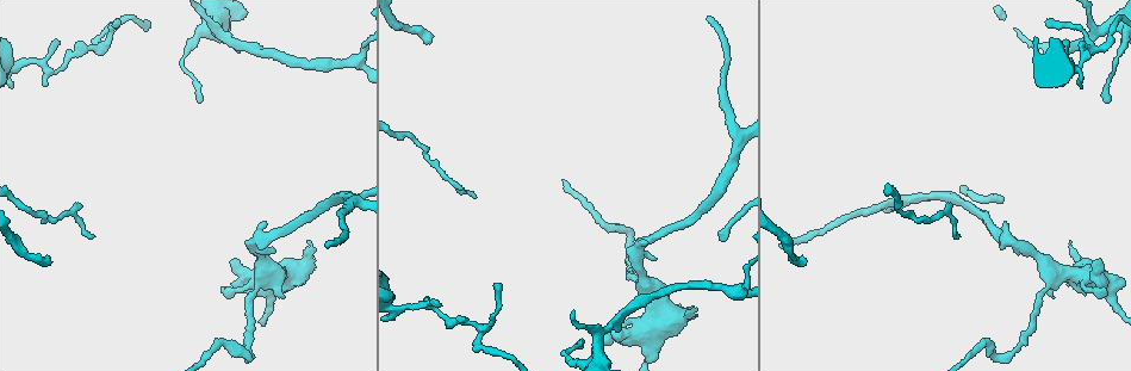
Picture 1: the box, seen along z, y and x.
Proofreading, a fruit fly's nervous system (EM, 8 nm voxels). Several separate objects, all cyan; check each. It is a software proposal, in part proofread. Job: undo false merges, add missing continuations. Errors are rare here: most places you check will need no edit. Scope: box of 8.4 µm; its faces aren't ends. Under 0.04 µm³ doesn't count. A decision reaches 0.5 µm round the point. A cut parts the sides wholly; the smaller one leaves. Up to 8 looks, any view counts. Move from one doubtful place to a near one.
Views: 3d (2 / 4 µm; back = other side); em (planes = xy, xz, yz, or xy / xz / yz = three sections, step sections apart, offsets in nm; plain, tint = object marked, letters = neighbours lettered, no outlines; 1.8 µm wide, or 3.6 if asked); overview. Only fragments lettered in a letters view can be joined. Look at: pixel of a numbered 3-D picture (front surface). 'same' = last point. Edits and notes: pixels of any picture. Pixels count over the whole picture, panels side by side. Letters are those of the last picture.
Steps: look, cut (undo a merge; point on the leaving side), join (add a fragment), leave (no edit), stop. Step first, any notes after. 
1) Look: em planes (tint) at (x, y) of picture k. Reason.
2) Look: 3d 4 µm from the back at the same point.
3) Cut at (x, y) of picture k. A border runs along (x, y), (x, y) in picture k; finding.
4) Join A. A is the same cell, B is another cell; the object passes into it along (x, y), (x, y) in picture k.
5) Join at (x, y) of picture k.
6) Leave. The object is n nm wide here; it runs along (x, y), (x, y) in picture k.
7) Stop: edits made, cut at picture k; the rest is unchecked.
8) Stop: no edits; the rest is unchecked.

Look: 3d 4 µm at (598, 350) of picture 1. Abrupt turn.

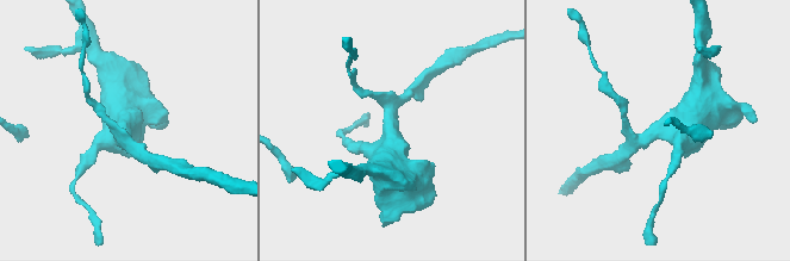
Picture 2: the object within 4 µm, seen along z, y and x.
Look: em 3.6 µm planes (plain) at (657, 132) of picture 2. Shape alone is not enough.

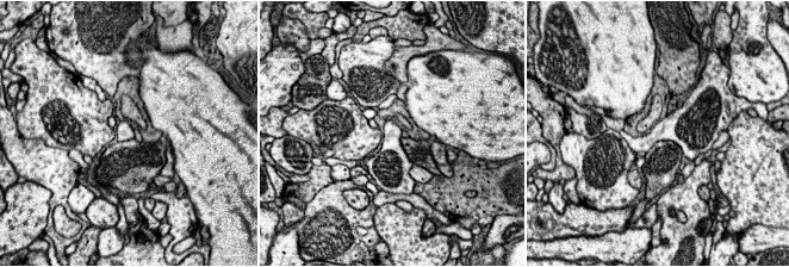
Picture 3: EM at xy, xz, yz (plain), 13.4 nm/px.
Look: em 3.6 µm planes (letters) at the same point. What lies round it.

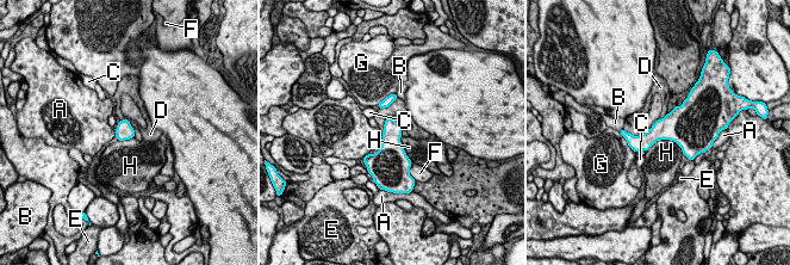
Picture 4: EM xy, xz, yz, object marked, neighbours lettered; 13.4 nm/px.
Leave. A, B, C, D, E, F, G and H are other cells; continuous, no second cell.

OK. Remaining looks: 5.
Look: em planes (tint) at (613, 333) of picture 1.

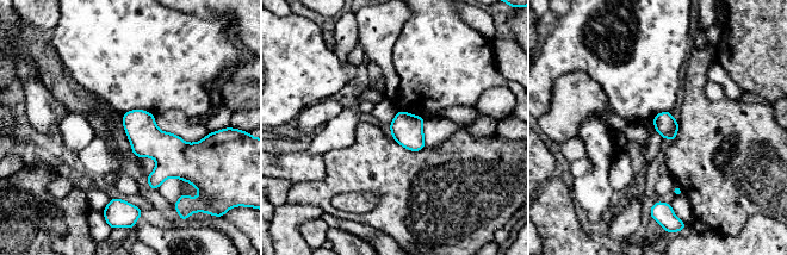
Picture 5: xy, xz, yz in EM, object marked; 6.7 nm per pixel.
Look: em planes (letters) at the same point. What lies round it.

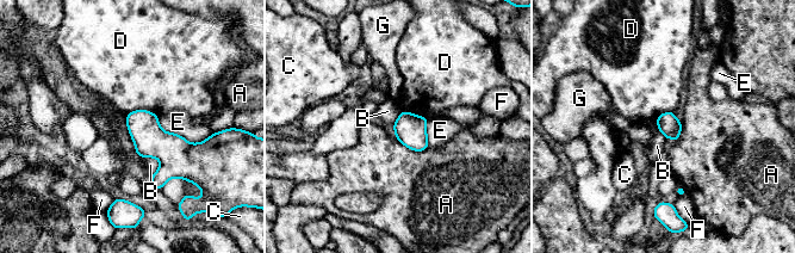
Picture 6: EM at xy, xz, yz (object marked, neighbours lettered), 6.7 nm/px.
Leave. A, B, C, D, E, F and G are other cells; a border runs along (138, 155), (159, 161), (150, 177) in picture 6; no lettered fragment goes on from it.

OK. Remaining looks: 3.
Look: em planes (tint) at (690, 307) of picture 1. Free end.

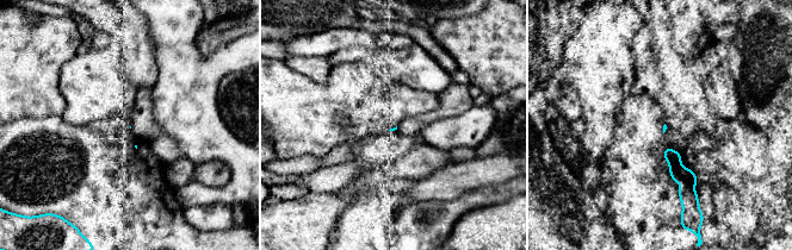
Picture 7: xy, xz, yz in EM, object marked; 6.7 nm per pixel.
Look: em planes (letters) at the same point.

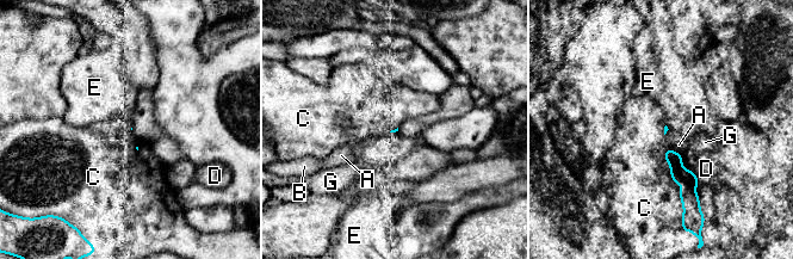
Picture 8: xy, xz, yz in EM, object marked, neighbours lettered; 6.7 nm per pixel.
Leave. The longest contact is with C, 260 nm; A, B, C, D, E and G are other cells; no lettered fragment goes on from it.

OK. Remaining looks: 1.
Stop: no edits; the rest is unchecked.

